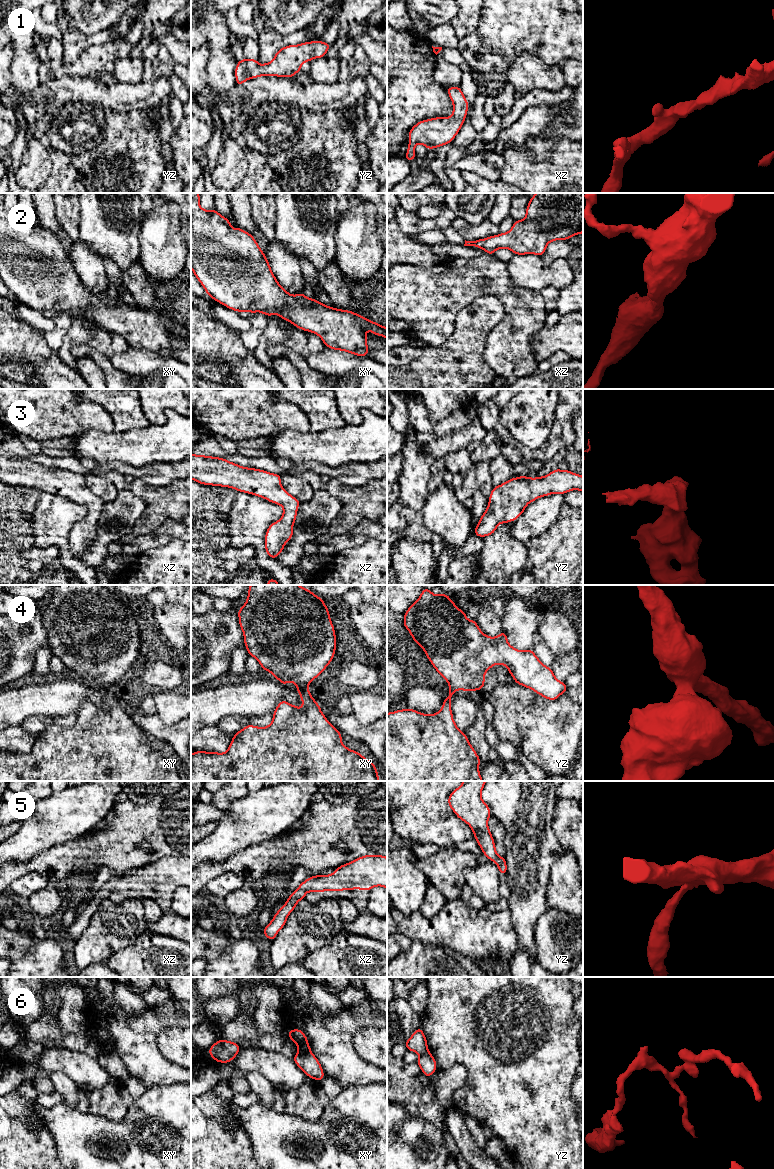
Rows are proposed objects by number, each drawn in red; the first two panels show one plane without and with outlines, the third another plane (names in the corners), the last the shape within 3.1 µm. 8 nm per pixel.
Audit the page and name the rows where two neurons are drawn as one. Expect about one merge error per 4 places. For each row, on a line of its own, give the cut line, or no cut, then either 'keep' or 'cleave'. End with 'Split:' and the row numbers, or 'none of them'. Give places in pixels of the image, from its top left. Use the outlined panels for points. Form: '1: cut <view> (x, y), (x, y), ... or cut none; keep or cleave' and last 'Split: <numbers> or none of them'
1: cut none; keep
2: cut none; keep
3: cut none; keep
4: cut none; keep
5: cut none; keep
6: cut xy (299, 1050), (310, 1052); cleave
Split: 6

